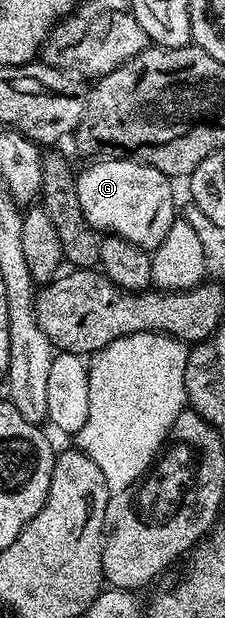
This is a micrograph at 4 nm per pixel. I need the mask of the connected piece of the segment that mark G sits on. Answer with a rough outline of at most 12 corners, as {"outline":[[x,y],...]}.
{"outline":[[133,158],[76,176],[97,232],[151,252],[178,221],[173,179]]}

